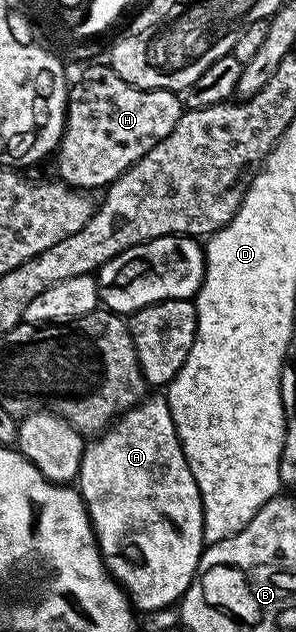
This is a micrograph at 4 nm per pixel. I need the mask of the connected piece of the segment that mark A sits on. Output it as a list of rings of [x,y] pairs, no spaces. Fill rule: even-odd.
[[[146,396],[117,418],[104,433],[94,436],[83,451],[75,485],[85,500],[105,567],[128,592],[134,610],[154,613],[156,609],[176,606],[193,582],[207,542],[199,487],[179,443],[168,400],[164,396]]]

